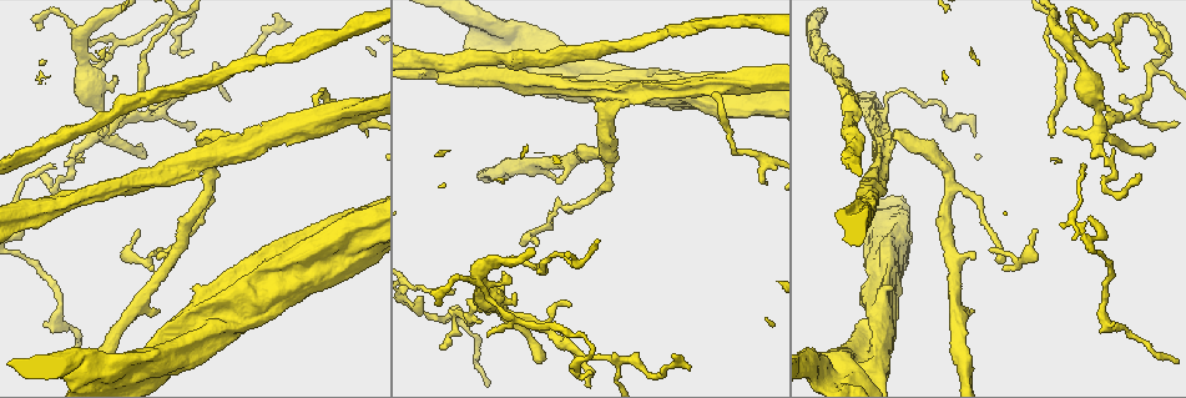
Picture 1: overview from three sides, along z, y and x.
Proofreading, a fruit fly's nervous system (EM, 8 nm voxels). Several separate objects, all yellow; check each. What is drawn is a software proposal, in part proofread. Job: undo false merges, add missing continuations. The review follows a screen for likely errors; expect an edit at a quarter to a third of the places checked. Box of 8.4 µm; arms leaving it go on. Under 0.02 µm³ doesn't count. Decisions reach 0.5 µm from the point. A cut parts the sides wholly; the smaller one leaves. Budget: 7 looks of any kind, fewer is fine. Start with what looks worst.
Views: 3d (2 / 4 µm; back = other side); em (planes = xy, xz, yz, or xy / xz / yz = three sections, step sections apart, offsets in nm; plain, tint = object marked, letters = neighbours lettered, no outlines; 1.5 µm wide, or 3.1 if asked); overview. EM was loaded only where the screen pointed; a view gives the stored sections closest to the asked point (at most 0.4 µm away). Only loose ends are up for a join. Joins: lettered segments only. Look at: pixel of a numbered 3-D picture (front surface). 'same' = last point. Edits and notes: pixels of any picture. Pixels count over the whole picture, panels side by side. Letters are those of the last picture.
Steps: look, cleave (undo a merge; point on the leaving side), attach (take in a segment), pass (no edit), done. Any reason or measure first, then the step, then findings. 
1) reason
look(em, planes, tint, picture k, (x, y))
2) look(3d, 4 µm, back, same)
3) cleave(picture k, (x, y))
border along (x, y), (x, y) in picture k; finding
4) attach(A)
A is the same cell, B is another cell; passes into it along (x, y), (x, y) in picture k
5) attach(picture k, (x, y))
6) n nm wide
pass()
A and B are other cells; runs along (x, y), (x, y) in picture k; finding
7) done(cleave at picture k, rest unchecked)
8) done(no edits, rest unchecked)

thick turns thin
look(em, xz, step 4, plain, picture 1, (237, 270))

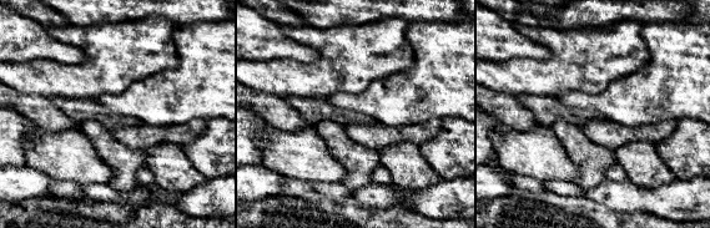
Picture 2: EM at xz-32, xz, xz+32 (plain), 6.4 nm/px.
where the object lies
look(em, xz, step 4, tint, same)

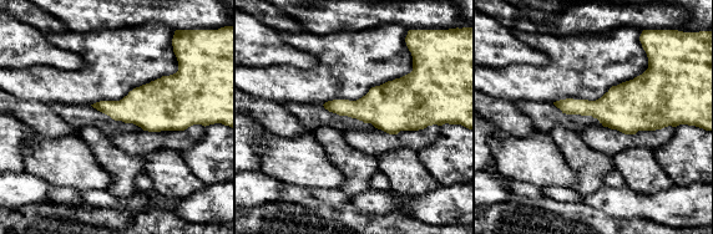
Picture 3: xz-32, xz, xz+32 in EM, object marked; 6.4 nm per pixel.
look(em, xz, step 4, letters, same)

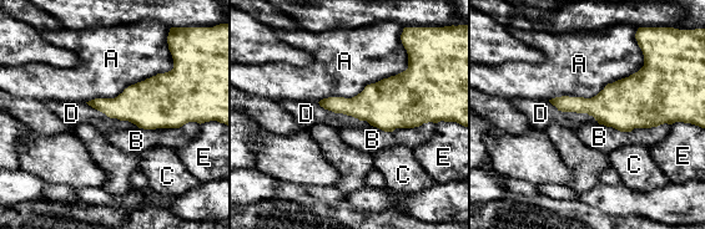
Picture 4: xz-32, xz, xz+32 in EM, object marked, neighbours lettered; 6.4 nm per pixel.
A touches over 700 nm
pass()
A, B, C, D and E are other cells; border along (641, 49), (595, 95), (548, 100) in picture 4; continuous, no second neuron

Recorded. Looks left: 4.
arms part here
look(em, planes, tint, picture 1, (223, 150))

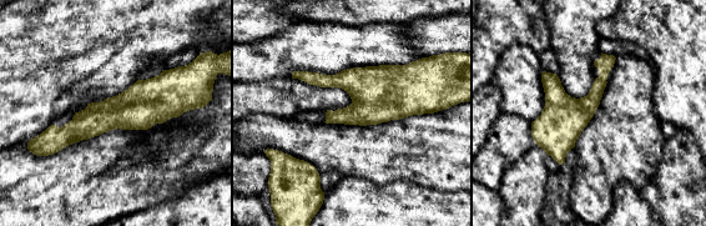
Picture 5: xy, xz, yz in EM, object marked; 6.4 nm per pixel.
see the neighbours
look(em, planes, letters, same)

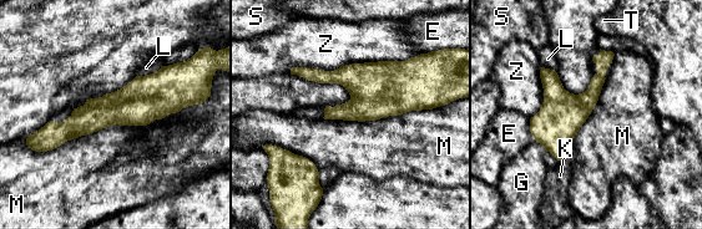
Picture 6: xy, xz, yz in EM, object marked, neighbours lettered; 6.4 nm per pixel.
M touches over 1100 nm
pass()
E, G, K, L, M, S, T and Z are other cells; border along (196, 103), (36, 152) in picture 6; all the same neuron

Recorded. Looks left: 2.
thin neck
look(3d, 2 µm, picture 1, (548, 219))

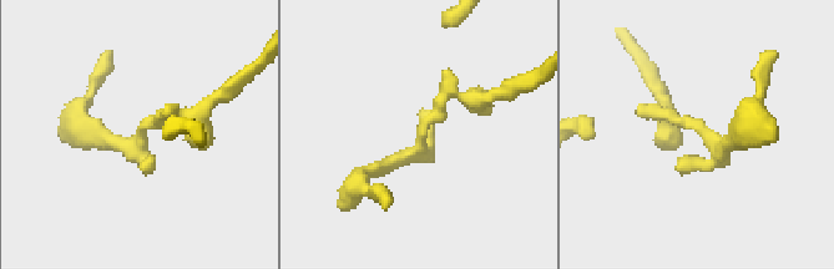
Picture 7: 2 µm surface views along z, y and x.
now the EM
look(em, planes, letters, picture 7, (703, 124))

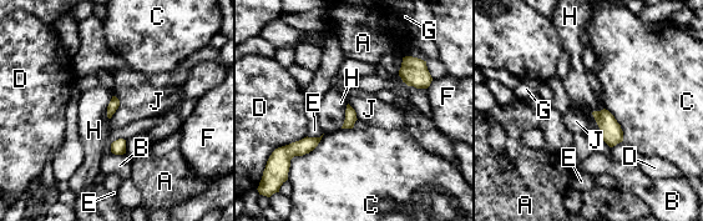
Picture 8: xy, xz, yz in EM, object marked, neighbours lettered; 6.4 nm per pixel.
70 nm wide
pass()
A, B, C, D, E, F, G, H and J are other cells; border along (603, 108), (592, 112), (600, 136) in picture 8; continuous, no second neuron

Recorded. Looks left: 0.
done(no edits, rest unchecked)

